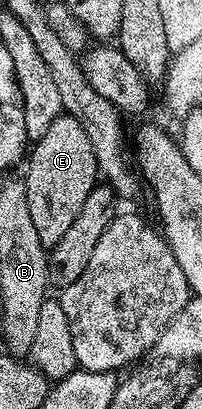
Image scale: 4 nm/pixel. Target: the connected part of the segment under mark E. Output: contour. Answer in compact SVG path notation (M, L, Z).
M62 113L55 117L55 121L51 121L47 133L43 133L43 137L39 137L32 144L27 155L28 163L29 168L23 172L27 206L31 212L31 222L39 232L39 241L43 241L43 245L48 249L63 241L63 236L67 234L67 229L71 229L75 217L79 217L79 209L83 209L83 201L87 201L87 193L91 193L91 189L99 182L95 149L91 145L91 137L87 137L87 129L83 129L83 125L75 117Z

